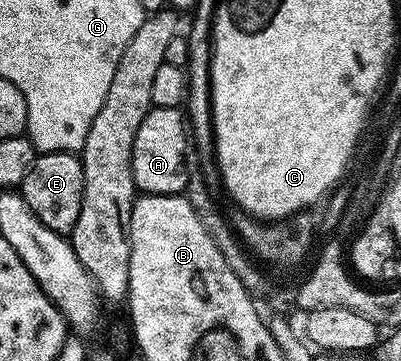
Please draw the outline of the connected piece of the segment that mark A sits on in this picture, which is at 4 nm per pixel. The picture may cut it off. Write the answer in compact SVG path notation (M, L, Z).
M152 107L141 122L137 138L133 138L133 178L140 193L152 196L173 196L182 193L187 186L189 155L189 128L185 116L177 108Z

